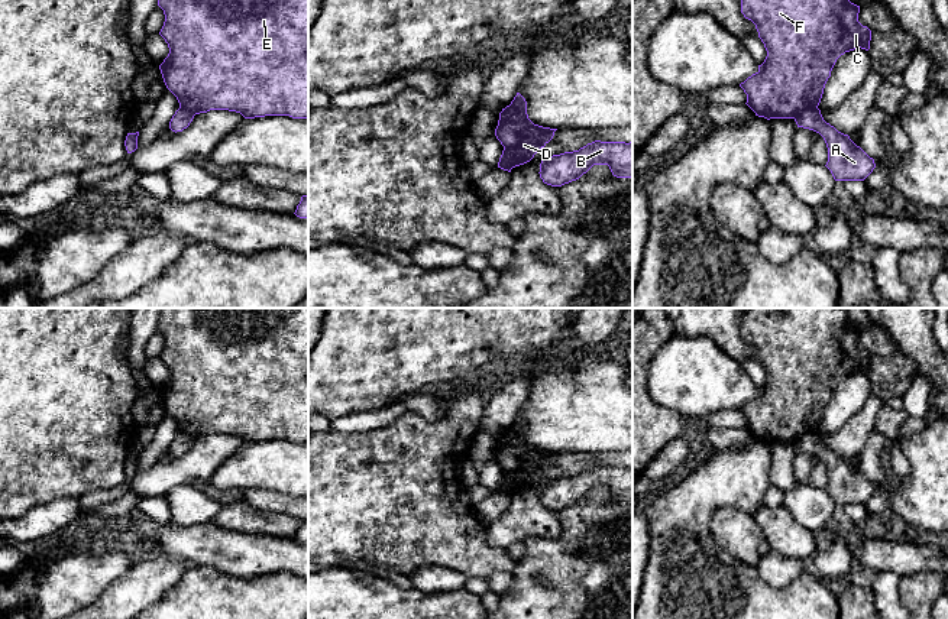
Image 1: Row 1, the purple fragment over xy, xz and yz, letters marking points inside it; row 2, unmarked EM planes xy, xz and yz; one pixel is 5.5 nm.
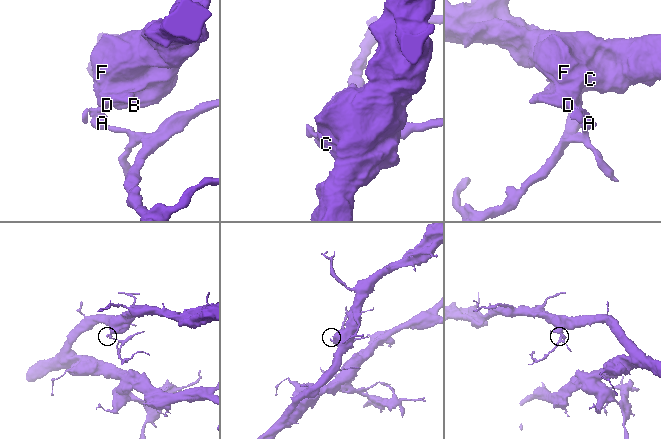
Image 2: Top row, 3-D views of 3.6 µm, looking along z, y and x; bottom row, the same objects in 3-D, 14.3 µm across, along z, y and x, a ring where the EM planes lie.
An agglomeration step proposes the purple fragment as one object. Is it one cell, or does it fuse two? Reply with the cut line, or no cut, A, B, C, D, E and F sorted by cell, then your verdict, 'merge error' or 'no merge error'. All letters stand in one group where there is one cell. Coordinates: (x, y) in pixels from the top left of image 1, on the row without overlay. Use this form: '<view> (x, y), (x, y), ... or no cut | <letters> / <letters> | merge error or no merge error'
yz (817, 431), (801, 434), (793, 441) | A / B C D E F | merge error

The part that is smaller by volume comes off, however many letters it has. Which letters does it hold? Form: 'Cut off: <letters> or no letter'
Cut off: A

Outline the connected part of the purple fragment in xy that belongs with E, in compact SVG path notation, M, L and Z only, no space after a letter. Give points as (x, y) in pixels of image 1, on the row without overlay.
M159 308L158 330L165 338L159 359L169 372L169 377L159 393L166 412L177 421L181 432L192 440L210 434L229 434L240 437L245 443L265 440L308 441L308 308Z

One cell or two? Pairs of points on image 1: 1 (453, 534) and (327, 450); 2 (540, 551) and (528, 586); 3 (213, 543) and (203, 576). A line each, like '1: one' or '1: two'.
1: one
2: one
3: two

